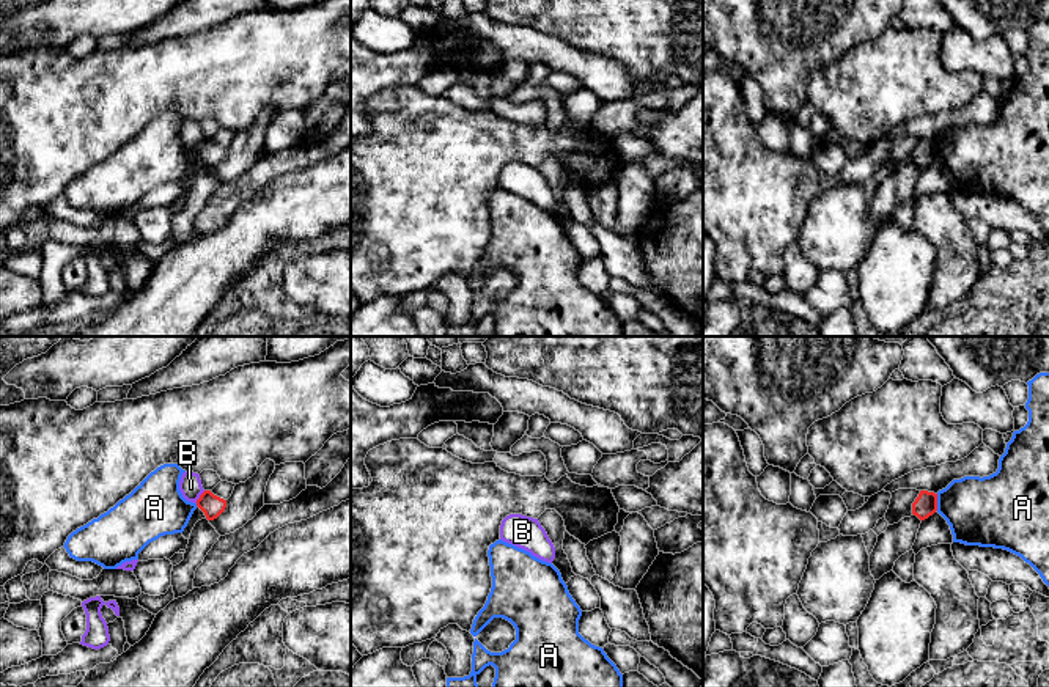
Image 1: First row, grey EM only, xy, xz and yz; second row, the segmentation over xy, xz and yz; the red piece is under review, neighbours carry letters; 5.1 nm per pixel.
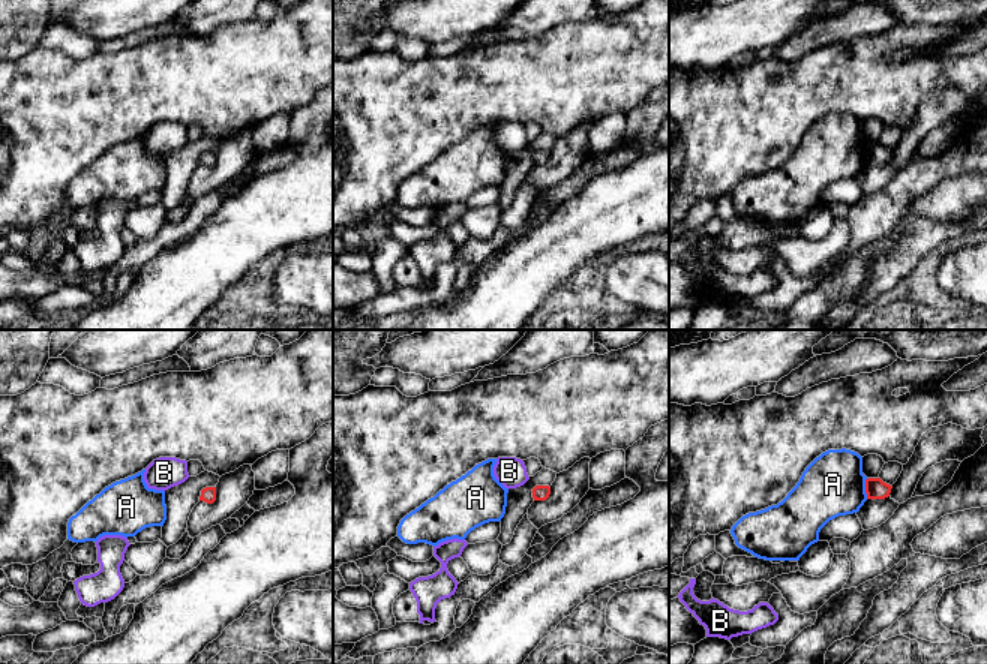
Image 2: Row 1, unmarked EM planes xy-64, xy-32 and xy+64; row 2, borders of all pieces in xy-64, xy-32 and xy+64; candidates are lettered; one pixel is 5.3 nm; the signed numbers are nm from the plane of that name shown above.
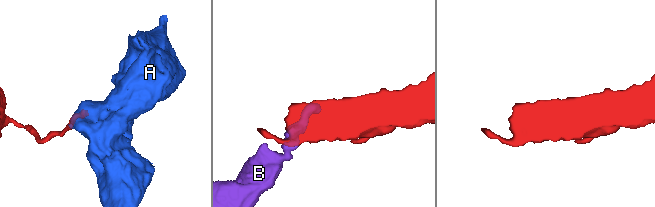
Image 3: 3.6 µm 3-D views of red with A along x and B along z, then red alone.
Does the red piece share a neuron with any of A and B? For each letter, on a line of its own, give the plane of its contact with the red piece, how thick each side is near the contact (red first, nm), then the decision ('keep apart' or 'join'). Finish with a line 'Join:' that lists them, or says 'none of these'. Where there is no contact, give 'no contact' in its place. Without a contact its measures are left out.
A: yz | 120/360 nm | keep apart
B: xy | 110/120 nm | keep apart
Join: none of these

